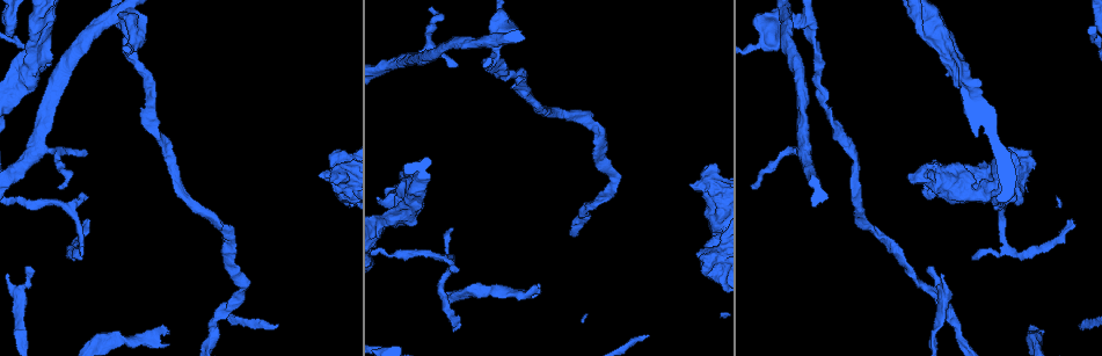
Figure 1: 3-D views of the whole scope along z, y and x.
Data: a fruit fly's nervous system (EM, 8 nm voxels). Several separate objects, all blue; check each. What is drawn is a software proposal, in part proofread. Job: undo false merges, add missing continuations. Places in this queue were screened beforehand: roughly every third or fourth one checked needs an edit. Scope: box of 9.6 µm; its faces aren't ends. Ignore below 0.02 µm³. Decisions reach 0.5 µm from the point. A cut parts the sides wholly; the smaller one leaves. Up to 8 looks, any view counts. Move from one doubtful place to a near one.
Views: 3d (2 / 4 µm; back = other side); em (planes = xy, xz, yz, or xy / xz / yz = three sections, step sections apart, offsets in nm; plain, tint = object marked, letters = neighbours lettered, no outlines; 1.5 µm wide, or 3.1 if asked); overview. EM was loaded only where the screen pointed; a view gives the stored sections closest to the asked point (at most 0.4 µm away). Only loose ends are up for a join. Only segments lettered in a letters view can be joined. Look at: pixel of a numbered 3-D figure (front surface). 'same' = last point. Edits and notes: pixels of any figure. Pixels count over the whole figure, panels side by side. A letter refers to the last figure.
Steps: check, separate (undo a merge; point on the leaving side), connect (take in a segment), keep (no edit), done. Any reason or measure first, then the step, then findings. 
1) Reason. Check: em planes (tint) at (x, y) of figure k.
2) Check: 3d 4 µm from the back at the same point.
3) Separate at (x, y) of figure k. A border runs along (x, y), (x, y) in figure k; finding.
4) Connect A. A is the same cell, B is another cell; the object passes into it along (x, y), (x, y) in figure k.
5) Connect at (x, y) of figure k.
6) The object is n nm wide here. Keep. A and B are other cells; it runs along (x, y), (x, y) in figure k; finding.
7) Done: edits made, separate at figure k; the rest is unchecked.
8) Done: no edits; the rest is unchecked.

Branch stops here. Check: em planes (tint) at (1069, 220) of figure 1.

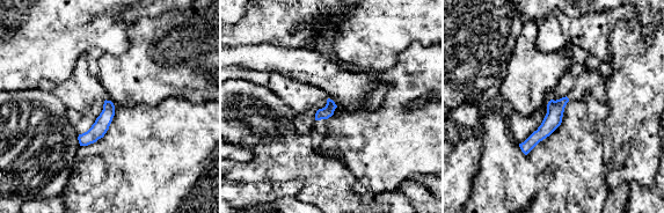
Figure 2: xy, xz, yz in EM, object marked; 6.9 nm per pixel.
Check: em planes (letters) at the same point.

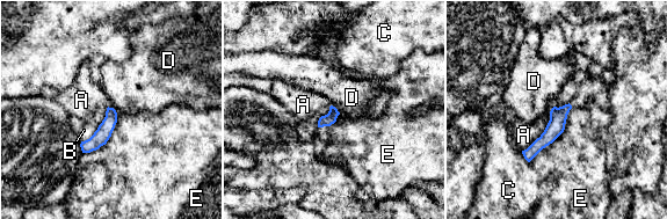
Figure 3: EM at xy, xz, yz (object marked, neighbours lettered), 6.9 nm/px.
Keep. A, B, C, D and E are other cells; a border runs along (572, 108), (565, 129), (529, 161) in figure 3; no lettered segment goes on from it.

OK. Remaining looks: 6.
Thick end. Check: em planes (plain) at (907, 174) of figure 1.

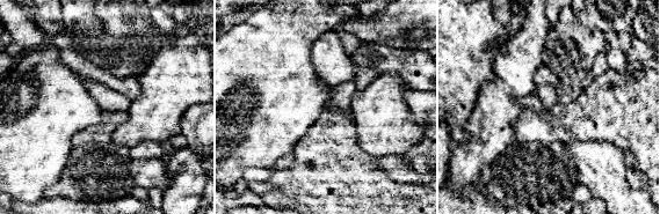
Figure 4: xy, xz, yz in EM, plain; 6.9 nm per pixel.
See the neighbours. Check: em planes (letters) at the same point.

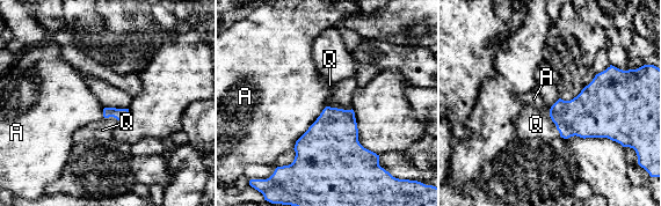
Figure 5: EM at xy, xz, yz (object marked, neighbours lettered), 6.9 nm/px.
Connect Q. Q is the same cell, A is another cell; the object passes into it along (589, 115), (556, 125), (531, 123) in figure 5; it goes on there.

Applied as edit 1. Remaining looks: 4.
Check: overview.

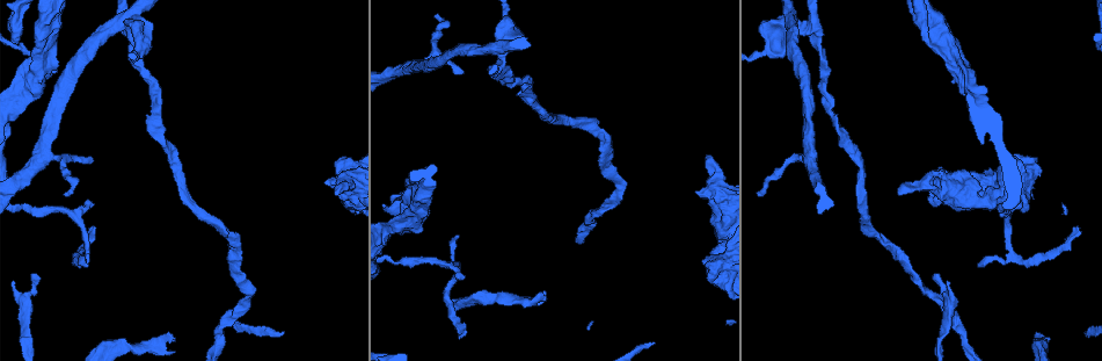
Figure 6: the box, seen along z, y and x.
Thick end. Check: 3d 2 µm from the back at (34, 42) of figure 6.

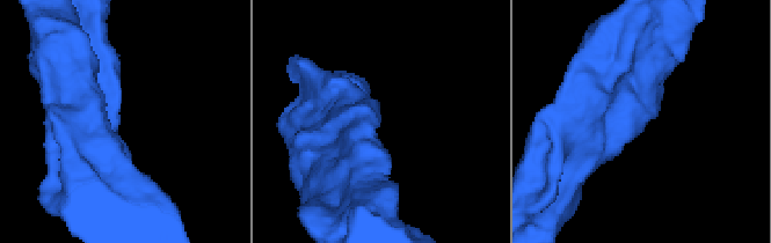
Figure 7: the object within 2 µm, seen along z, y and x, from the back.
Need the tissue. Check: em planes (plain) at (118, 118) of figure 7.

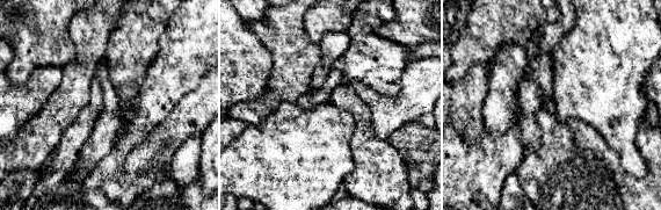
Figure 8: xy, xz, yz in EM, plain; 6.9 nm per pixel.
Check: em planes (letters) at the same point.

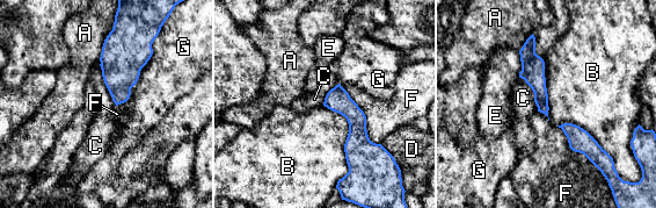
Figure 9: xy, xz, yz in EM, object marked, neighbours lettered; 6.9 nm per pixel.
Keep. A, B, C, D, E, F and G are other cells; none of them fits.

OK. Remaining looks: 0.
Done: edits made, connect at figure 5; the rest is unchecked.

